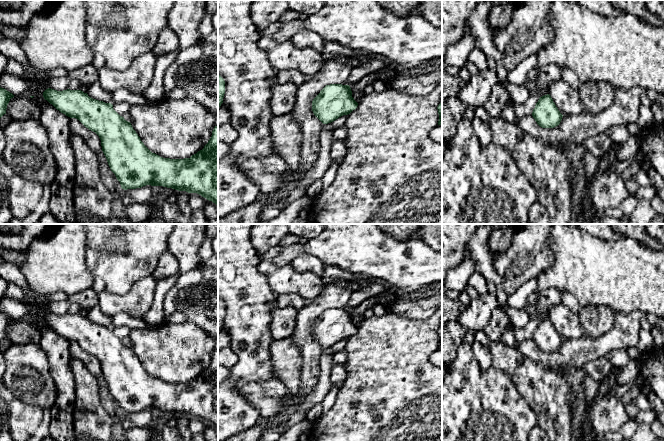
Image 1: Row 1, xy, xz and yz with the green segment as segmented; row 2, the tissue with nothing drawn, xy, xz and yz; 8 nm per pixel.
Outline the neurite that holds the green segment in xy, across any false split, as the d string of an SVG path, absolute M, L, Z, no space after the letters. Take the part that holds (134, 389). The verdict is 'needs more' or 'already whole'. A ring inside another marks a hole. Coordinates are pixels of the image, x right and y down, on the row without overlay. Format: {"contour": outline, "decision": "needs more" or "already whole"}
{"contour": "M48 312L43 316L43 321L61 337L78 343L99 360L108 389L122 413L136 413L146 409L163 410L197 417L218 430L218 350L214 351L204 372L190 382L163 382L144 369L131 347L120 340L111 327L93 323L81 314L70 313L57 315Z", "decision": "already whole"}

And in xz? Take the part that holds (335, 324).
{"contour": "M342 308L326 309L312 325L312 335L323 348L350 338L357 330L350 310Z", "decision": "already whole"}

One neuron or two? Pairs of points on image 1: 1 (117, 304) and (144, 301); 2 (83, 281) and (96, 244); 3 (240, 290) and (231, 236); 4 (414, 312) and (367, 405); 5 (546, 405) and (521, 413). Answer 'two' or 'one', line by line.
1: one
2: two
3: one
4: two
5: two

